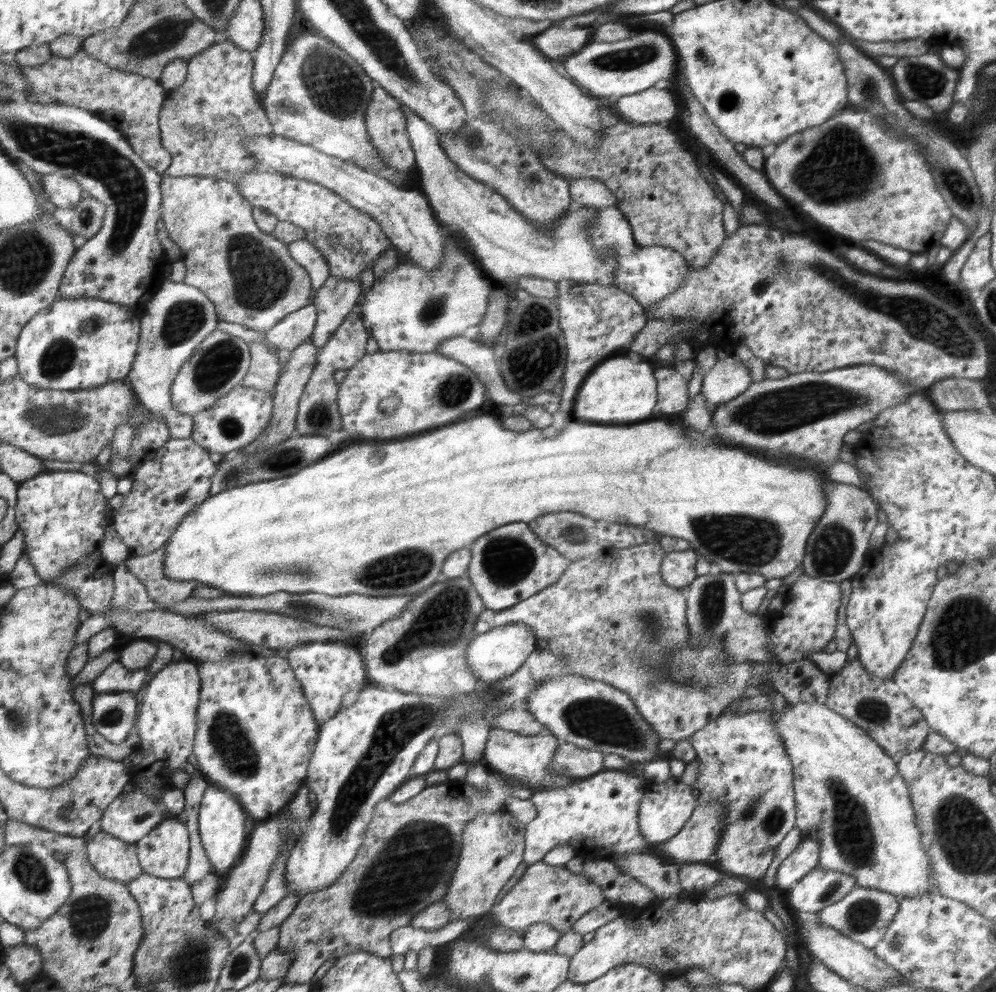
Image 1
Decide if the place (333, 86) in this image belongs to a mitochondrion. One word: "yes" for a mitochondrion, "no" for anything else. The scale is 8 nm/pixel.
yes

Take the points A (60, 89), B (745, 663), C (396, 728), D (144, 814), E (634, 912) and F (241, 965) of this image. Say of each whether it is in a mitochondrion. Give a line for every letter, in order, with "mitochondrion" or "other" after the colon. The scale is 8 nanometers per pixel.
A: other
B: other
C: mitochondrion
D: mitochondrion
E: other
F: mitochondrion

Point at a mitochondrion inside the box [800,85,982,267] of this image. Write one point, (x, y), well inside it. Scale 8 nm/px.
(950, 175)

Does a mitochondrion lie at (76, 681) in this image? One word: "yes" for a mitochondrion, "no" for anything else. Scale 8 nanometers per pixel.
no

